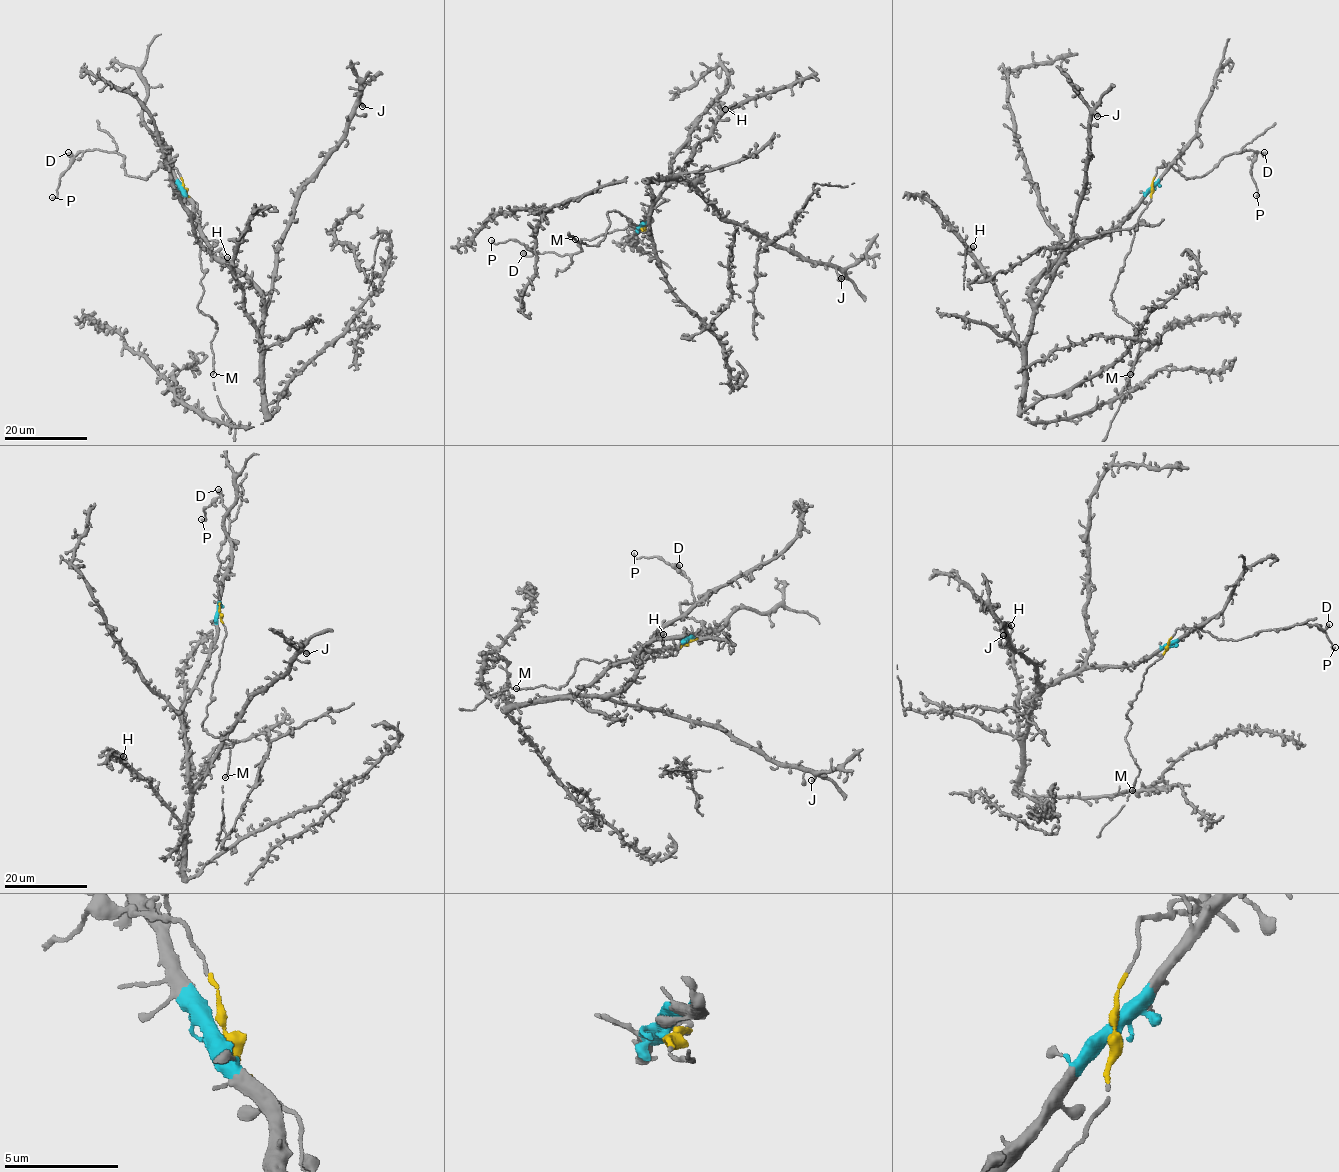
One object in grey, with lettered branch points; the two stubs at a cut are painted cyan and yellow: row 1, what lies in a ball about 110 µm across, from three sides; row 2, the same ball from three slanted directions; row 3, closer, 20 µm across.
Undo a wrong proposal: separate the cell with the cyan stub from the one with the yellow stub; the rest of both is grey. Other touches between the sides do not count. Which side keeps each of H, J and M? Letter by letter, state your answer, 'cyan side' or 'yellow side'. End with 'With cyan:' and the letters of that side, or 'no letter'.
H: cyan side
J: cyan side
M: yellow side
With cyan: H, J

